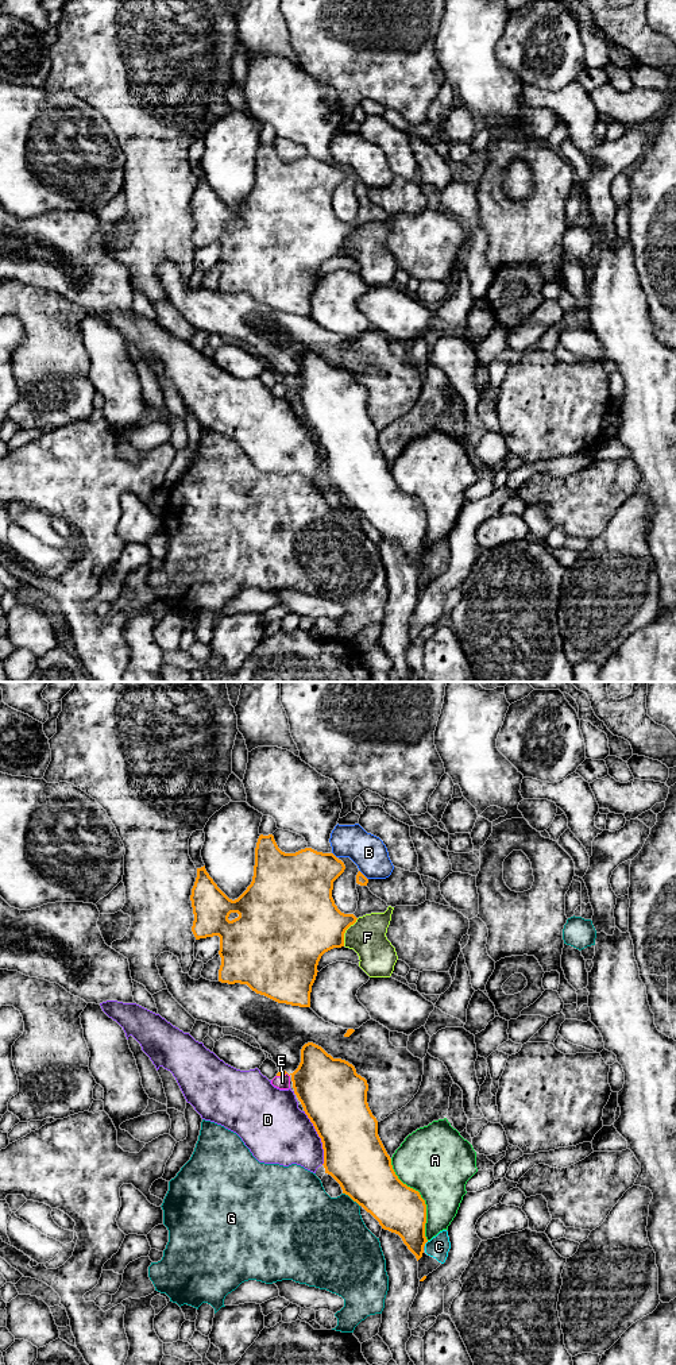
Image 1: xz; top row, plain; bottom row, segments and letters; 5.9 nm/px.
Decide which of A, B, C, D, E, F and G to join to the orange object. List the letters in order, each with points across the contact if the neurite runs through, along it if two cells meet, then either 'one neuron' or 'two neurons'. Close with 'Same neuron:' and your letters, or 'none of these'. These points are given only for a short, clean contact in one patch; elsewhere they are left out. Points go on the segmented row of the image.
A: two neurons
B: two neurons
C: border along xz (428, 1241), (424, 1245); two neurons
D: two neurons
E: runs through xz (323, 1084), (296, 1075), (282, 1074), (282, 1082); one neuron
F: two neurons
G: two neurons
Same neuron: E

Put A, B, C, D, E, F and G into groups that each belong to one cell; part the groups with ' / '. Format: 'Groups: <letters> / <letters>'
Groups: A / B / C / D / E / F / G

